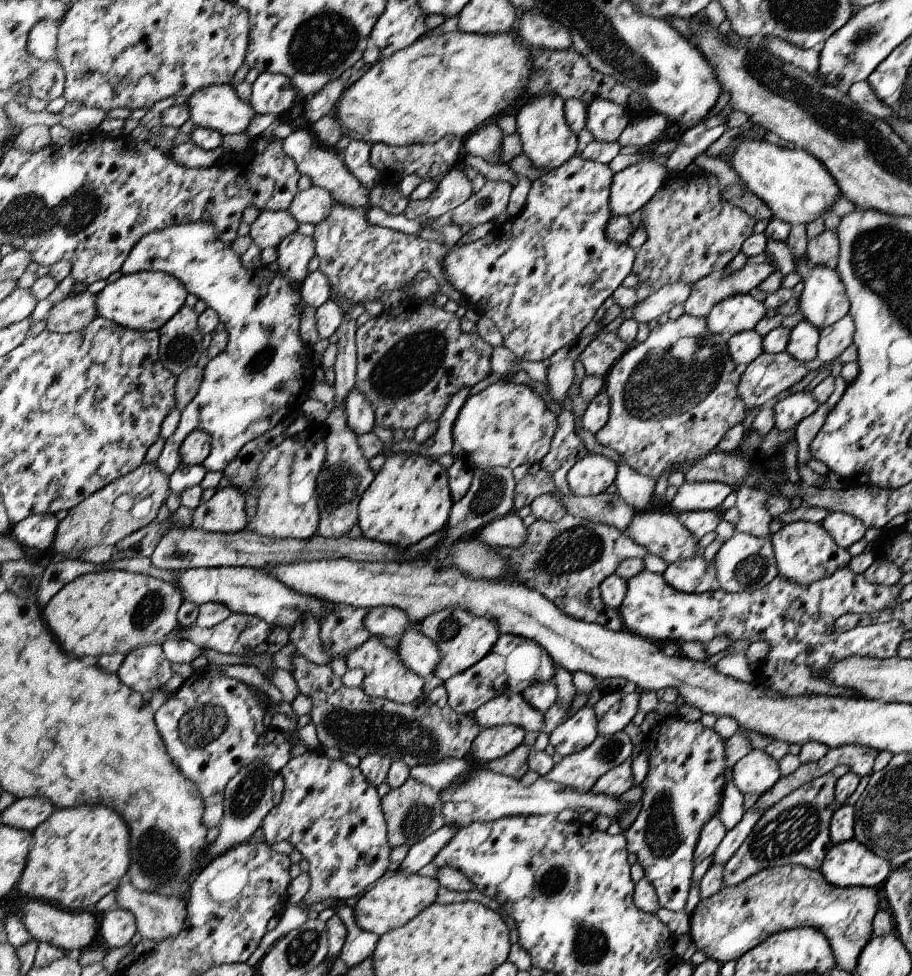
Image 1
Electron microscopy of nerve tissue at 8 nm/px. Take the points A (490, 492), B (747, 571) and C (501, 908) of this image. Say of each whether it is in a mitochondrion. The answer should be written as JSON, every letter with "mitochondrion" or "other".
{"A":"mitochondrion","B":"mitochondrion","C":"other"}

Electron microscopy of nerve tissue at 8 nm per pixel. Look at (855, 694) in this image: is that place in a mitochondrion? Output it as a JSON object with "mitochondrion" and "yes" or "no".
{"mitochondrion":"no"}

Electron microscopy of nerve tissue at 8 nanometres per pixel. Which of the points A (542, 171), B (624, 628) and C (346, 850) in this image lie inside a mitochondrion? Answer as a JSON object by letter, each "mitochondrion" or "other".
{"A":"other","B":"other","C":"other"}

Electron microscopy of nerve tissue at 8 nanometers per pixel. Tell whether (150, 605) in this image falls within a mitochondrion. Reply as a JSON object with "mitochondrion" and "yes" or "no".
{"mitochondrion":"yes"}

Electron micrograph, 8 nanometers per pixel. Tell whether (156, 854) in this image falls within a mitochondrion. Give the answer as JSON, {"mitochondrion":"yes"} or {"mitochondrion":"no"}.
{"mitochondrion":"yes"}

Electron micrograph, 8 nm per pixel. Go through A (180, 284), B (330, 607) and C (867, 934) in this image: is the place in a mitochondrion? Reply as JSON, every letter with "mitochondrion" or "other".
{"A":"other","B":"other","C":"other"}

